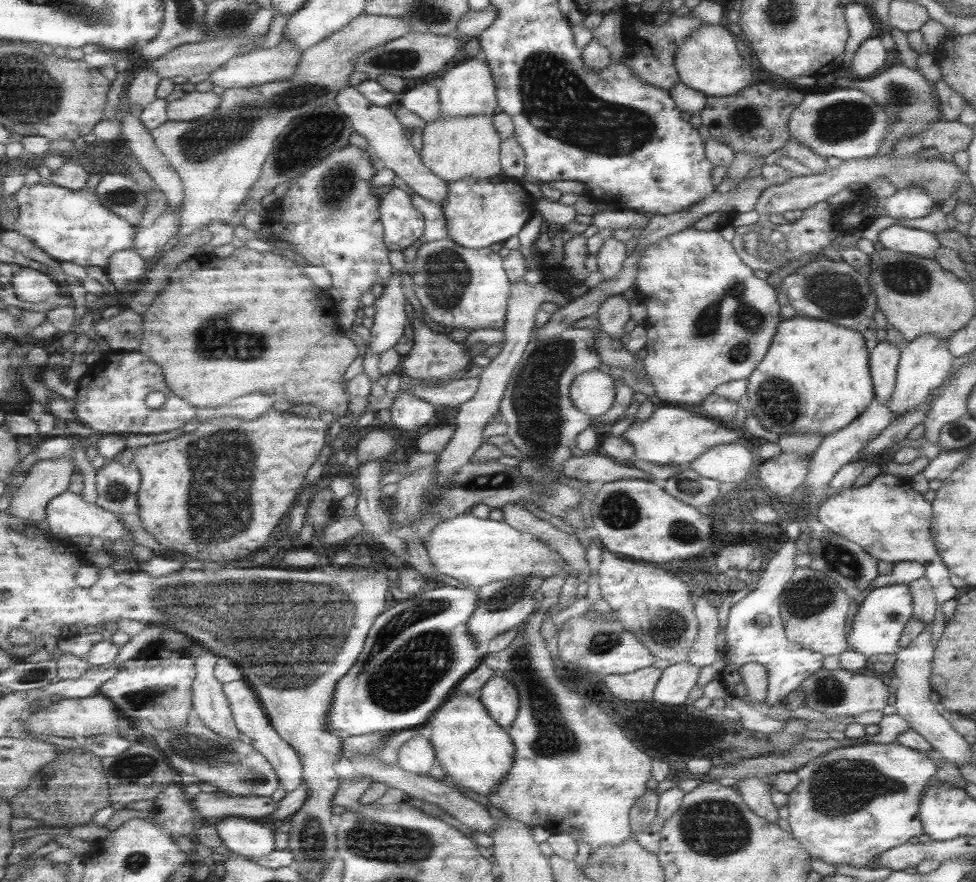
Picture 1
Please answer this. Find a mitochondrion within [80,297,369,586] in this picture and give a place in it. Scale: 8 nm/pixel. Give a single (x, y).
(215, 513)

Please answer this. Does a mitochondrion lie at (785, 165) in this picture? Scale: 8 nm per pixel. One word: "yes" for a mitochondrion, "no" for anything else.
no

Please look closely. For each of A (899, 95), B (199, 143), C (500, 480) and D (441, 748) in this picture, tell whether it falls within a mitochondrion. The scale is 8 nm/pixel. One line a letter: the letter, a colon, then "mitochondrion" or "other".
A: mitochondrion
B: mitochondrion
C: mitochondrion
D: other

